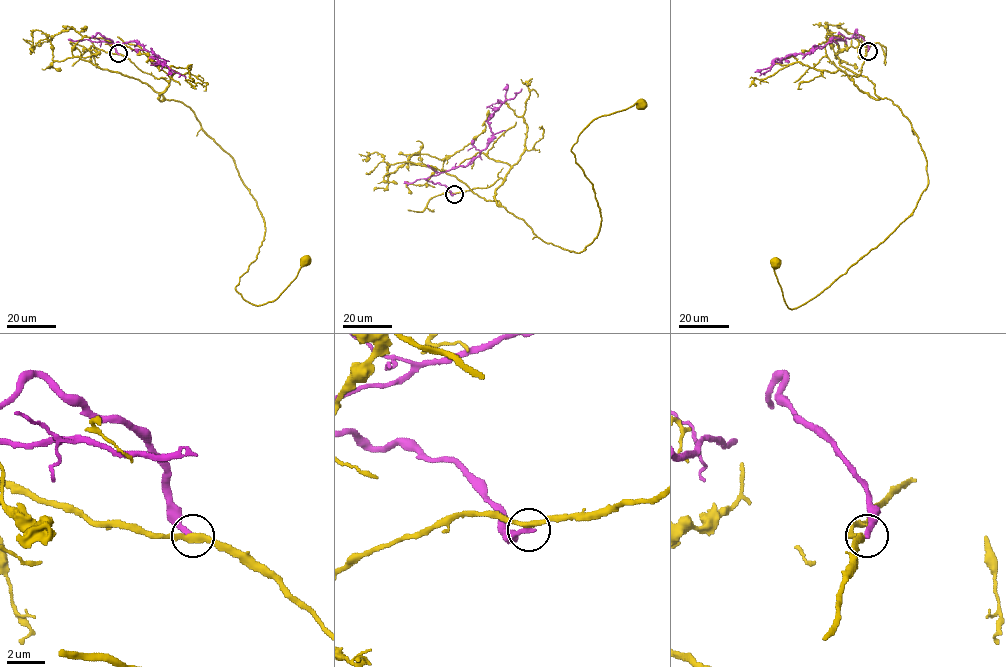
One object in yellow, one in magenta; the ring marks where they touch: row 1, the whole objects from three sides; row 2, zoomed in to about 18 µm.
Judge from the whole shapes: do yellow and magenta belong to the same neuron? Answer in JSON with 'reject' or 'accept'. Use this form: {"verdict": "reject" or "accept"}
{"verdict": "reject"}

